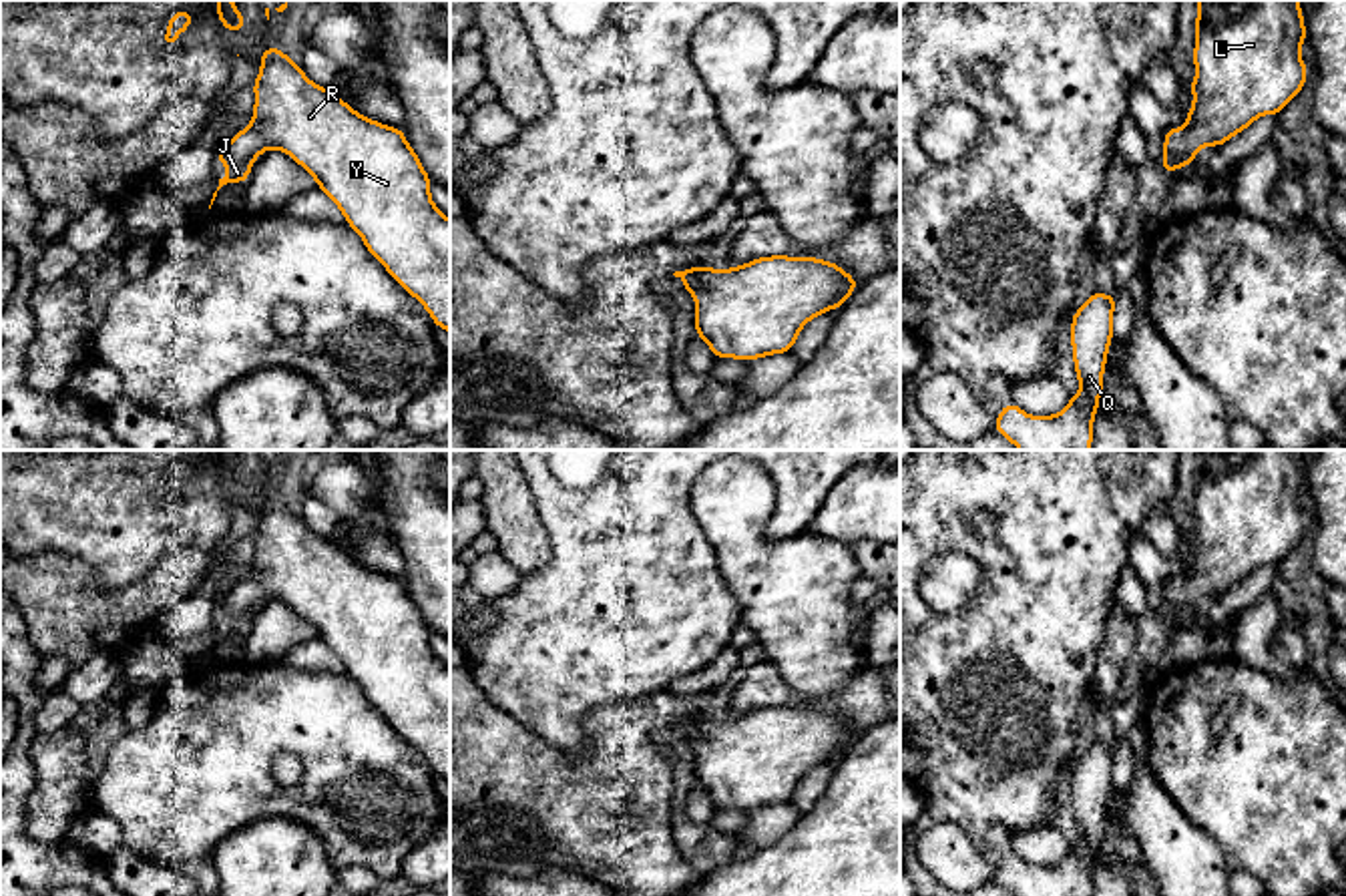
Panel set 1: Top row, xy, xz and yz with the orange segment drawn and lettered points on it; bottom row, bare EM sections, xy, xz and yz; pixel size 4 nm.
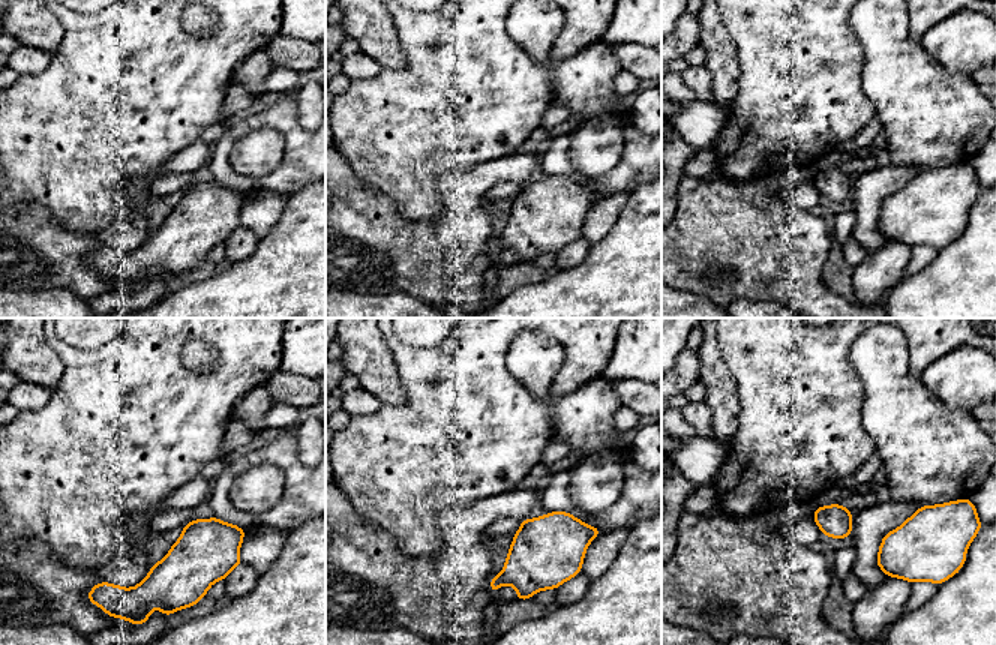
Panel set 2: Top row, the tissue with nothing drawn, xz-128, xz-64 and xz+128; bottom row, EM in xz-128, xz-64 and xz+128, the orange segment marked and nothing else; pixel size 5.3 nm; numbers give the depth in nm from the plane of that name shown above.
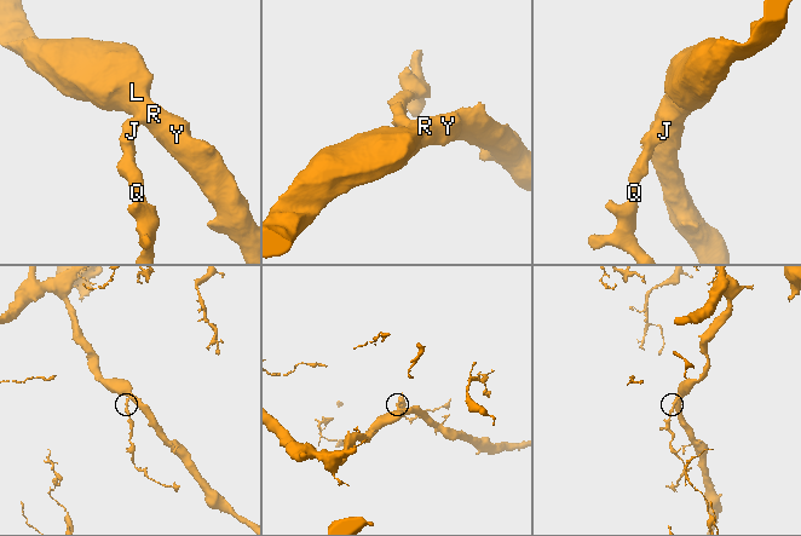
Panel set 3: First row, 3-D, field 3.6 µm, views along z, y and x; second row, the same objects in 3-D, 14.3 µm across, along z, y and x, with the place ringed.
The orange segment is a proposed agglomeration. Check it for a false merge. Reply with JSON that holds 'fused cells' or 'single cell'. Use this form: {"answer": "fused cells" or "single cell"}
{"answer": "single cell"}

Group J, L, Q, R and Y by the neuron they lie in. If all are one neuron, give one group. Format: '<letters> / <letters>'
J L Q R Y

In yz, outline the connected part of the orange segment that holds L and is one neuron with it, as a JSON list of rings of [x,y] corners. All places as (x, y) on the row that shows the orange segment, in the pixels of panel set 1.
[[[1197,0],[1193,104],[1181,129],[1167,129],[1161,165],[1167,177],[1205,147],[1219,147],[1264,115],[1280,115],[1302,92],[1306,26],[1298,0]]]

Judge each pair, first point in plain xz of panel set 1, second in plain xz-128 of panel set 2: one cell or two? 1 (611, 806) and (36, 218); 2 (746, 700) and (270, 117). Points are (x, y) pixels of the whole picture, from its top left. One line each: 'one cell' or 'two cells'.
1: one cell
2: one cell

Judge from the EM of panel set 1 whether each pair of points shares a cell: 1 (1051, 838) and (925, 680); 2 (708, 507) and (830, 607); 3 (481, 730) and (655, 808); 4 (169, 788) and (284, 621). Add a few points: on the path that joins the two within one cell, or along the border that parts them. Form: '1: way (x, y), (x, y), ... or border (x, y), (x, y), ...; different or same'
1: border (1049, 822), (1011, 834); different
2: way (738, 537), (800, 599); same
3: way (525, 774), (559, 808), (611, 808); same
4: border (244, 659), (252, 663), (280, 661); different

